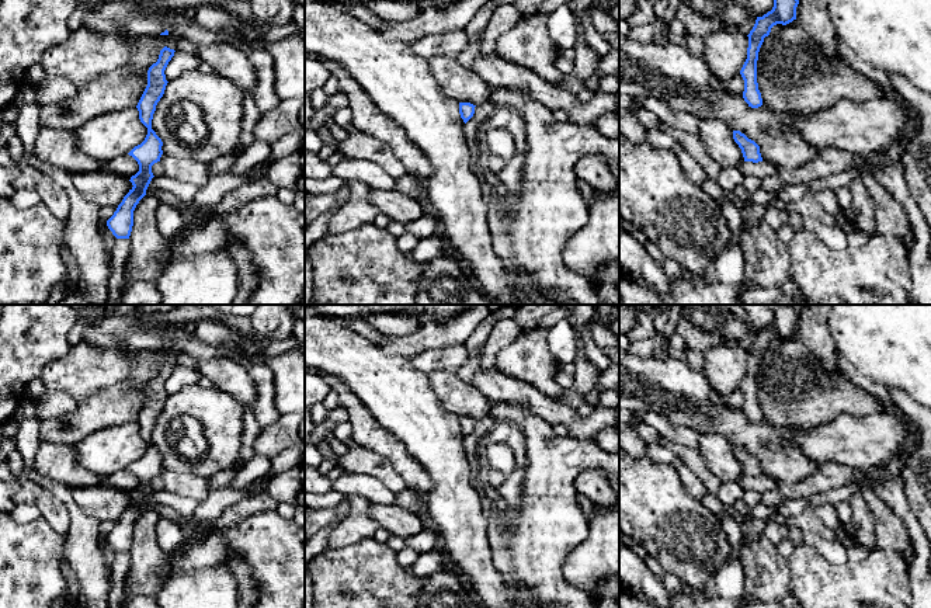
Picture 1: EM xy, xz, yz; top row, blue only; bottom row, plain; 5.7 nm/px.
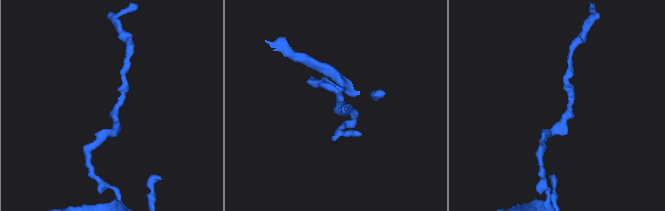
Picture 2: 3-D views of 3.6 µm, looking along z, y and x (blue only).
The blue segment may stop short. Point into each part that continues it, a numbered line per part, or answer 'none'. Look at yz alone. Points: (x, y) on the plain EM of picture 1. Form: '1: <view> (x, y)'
none

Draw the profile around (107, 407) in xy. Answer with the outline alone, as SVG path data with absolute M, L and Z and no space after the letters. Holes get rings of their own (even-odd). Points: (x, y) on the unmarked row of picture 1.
M128 385L100 389L80 402L74 414L39 421L39 440L74 445L98 430L136 421L146 400L147 390Z

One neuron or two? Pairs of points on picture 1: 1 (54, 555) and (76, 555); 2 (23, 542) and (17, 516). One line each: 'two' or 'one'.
1: two
2: two

